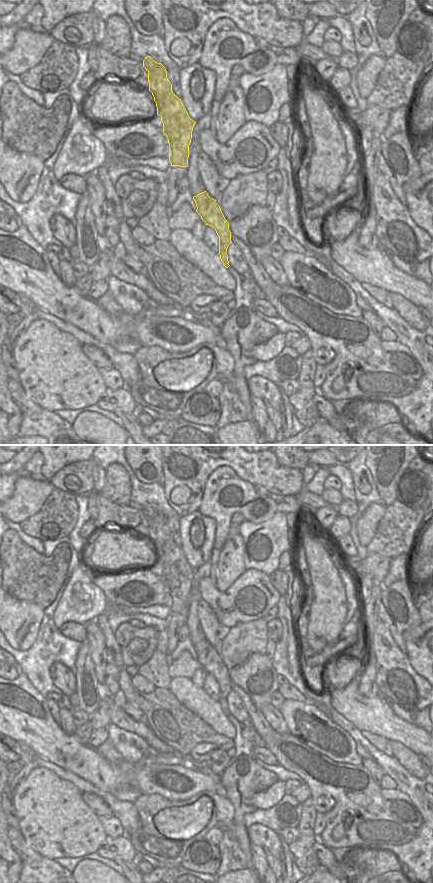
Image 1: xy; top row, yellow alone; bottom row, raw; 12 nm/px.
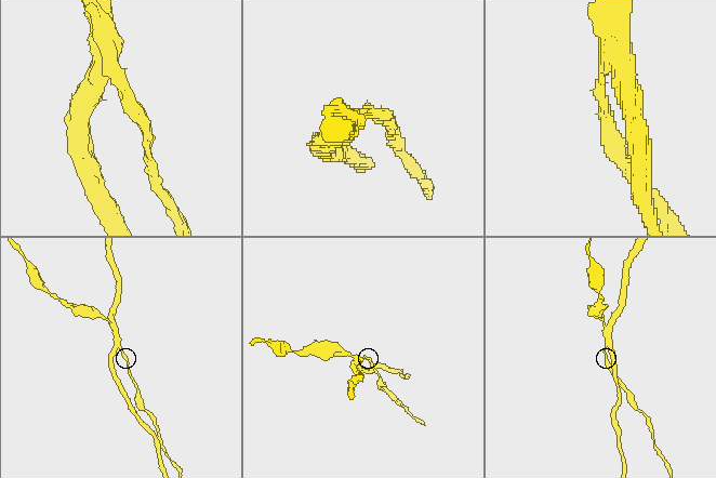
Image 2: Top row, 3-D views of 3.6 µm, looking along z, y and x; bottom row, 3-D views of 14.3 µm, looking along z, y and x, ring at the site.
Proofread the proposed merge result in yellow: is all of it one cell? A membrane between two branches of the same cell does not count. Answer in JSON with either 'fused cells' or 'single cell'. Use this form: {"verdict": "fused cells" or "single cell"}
{"verdict": "fused cells"}

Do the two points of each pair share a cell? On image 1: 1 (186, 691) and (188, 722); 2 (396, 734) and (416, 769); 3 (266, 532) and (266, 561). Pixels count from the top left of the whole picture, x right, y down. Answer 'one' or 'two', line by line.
1: two
2: two
3: one

